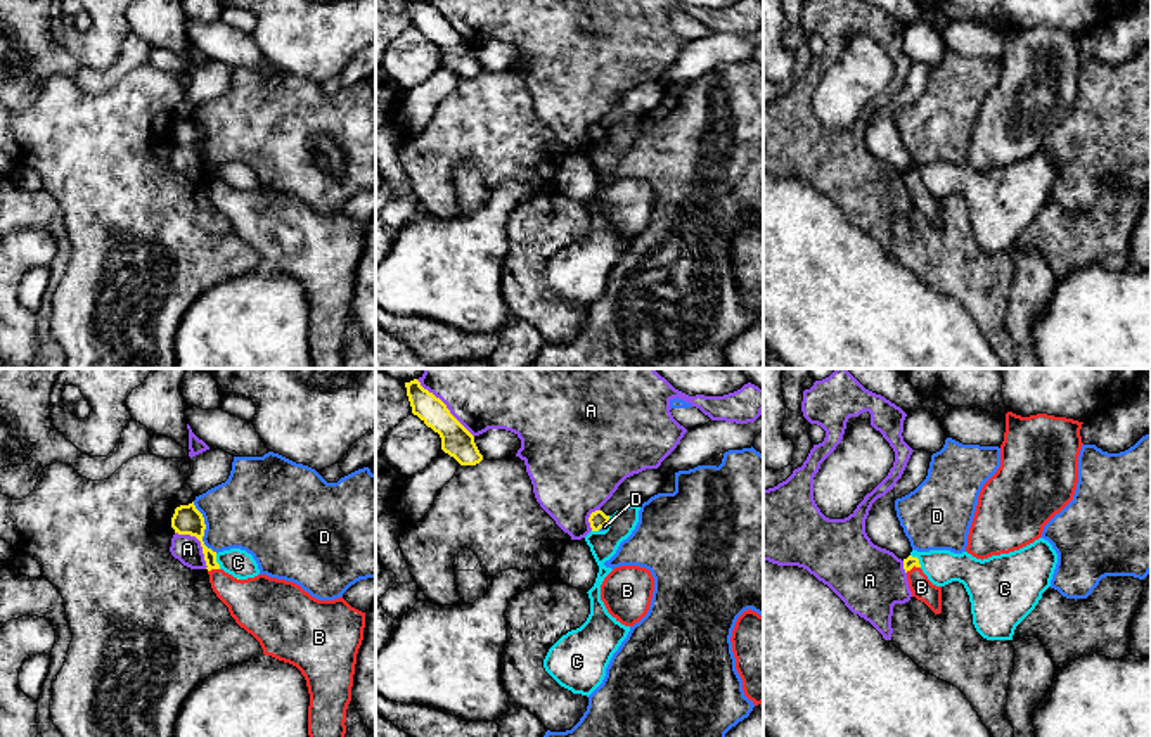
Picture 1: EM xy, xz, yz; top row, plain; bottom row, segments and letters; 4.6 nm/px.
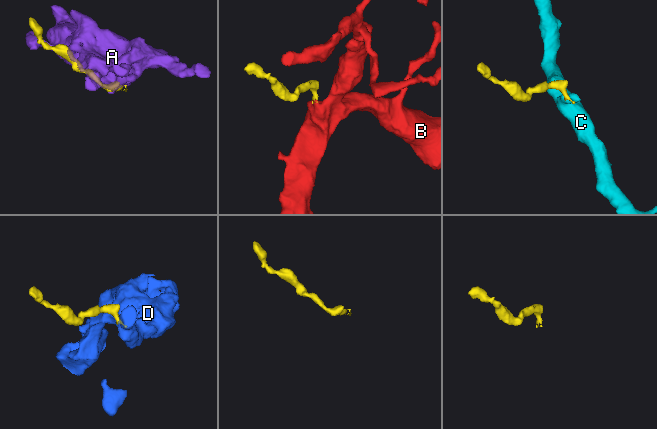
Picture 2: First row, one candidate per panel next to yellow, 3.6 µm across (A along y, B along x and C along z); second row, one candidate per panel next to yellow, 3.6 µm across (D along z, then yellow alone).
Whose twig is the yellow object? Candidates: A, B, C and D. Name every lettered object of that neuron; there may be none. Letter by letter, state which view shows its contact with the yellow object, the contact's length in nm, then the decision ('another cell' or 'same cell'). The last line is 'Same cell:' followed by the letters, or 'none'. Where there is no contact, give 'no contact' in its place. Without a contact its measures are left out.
A: xz | 380 nm | another cell
B: yz | 80 nm | same cell
C: yz | 80 nm | another cell
D: xy | 260 nm | another cell
Same cell: B

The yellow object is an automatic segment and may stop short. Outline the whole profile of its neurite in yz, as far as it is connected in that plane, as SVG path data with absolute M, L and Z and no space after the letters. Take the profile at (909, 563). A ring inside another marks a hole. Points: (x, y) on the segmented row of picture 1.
M909 555L903 559L909 588L912 597L924 602L935 614L942 612L942 586L933 585L923 573L919 559Z

